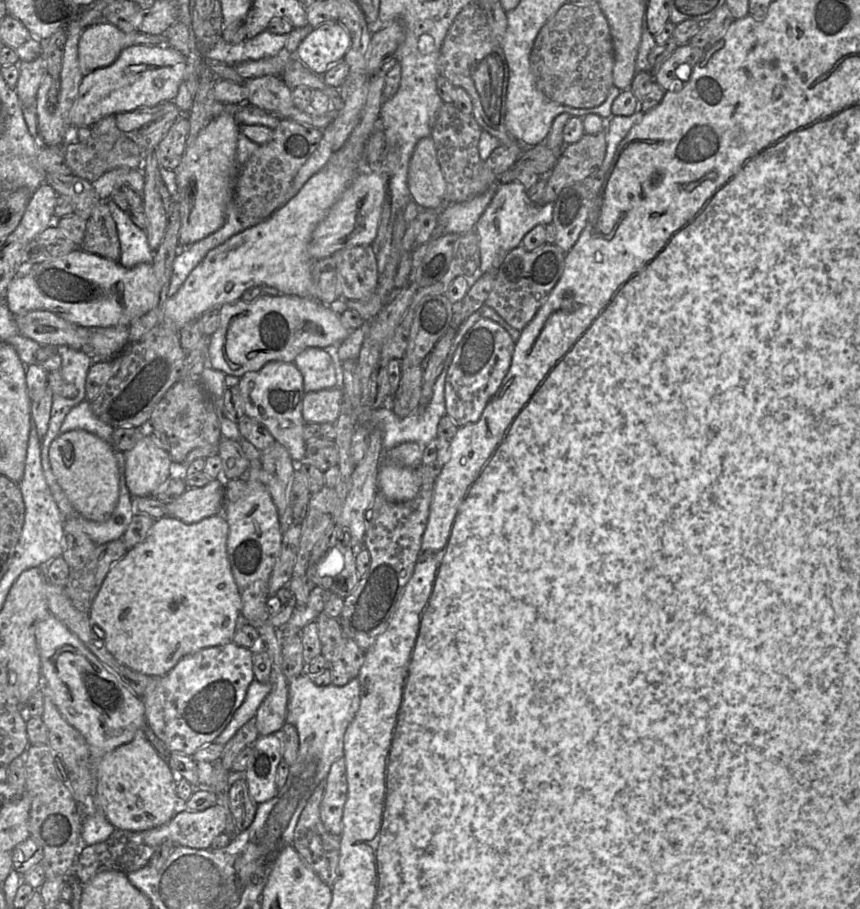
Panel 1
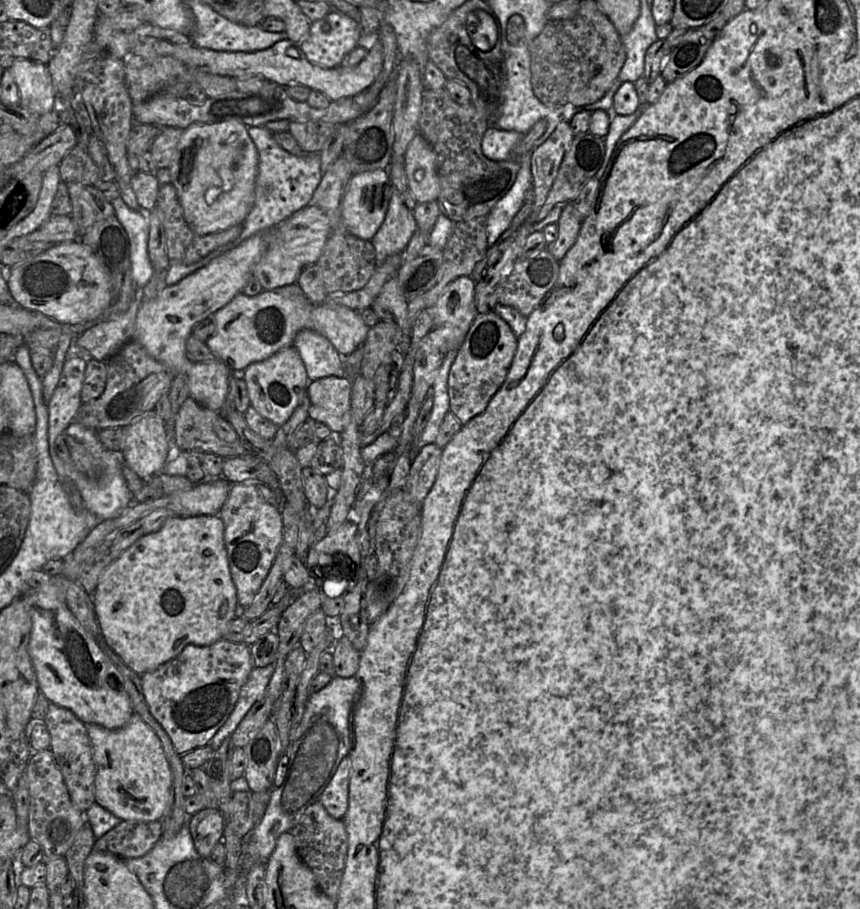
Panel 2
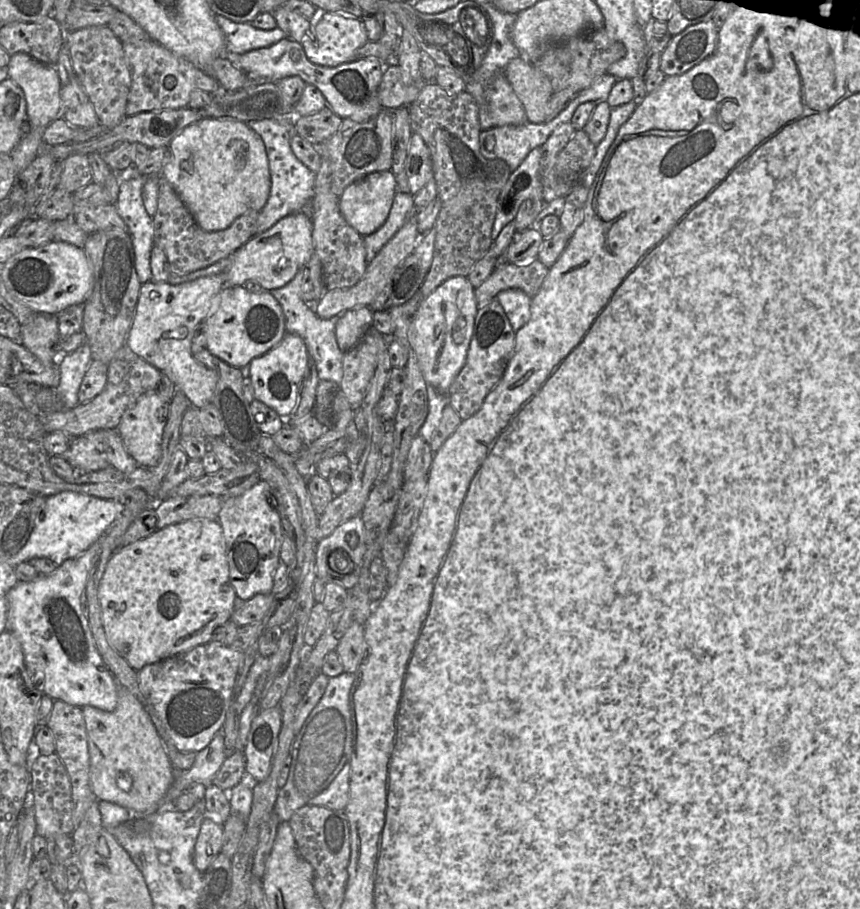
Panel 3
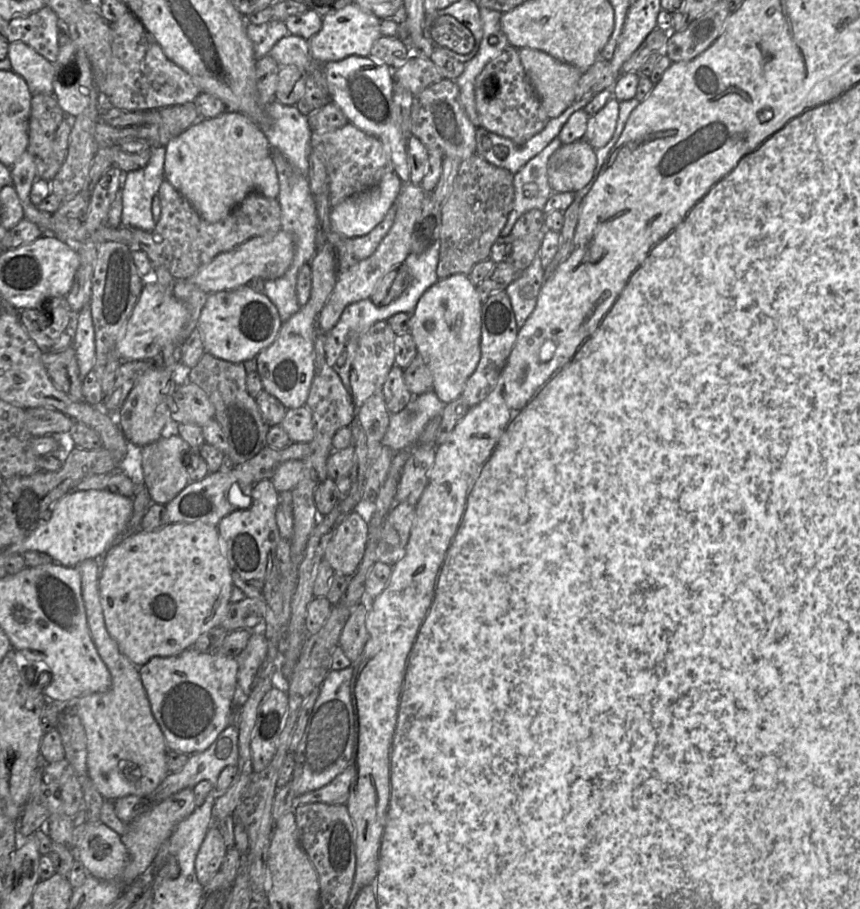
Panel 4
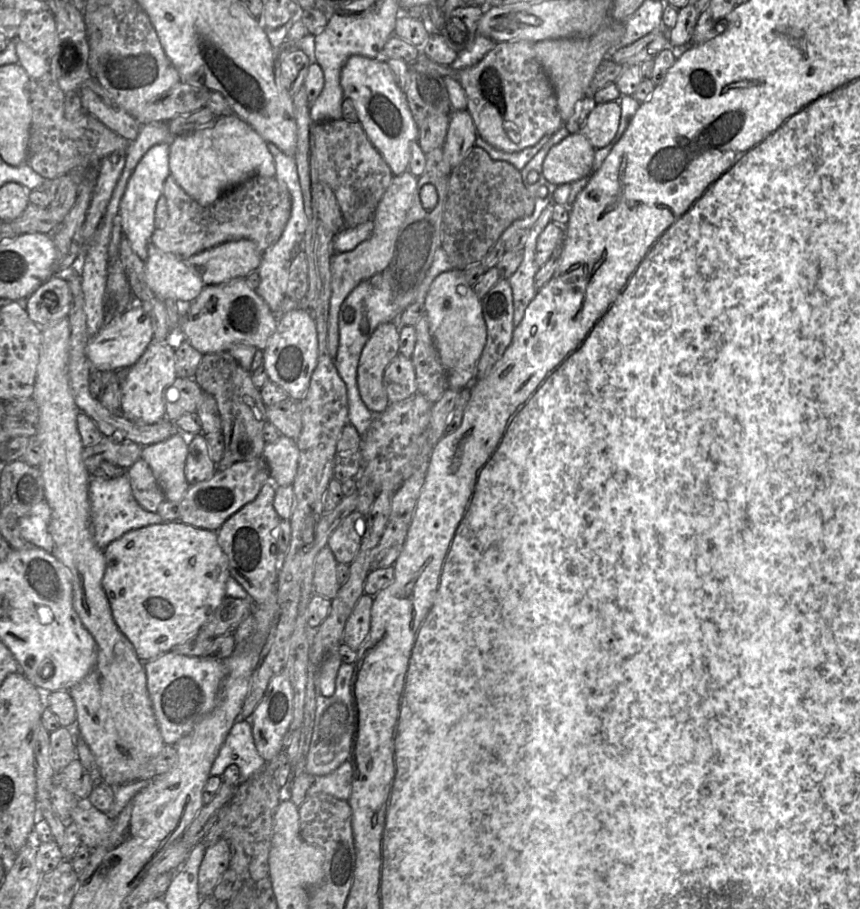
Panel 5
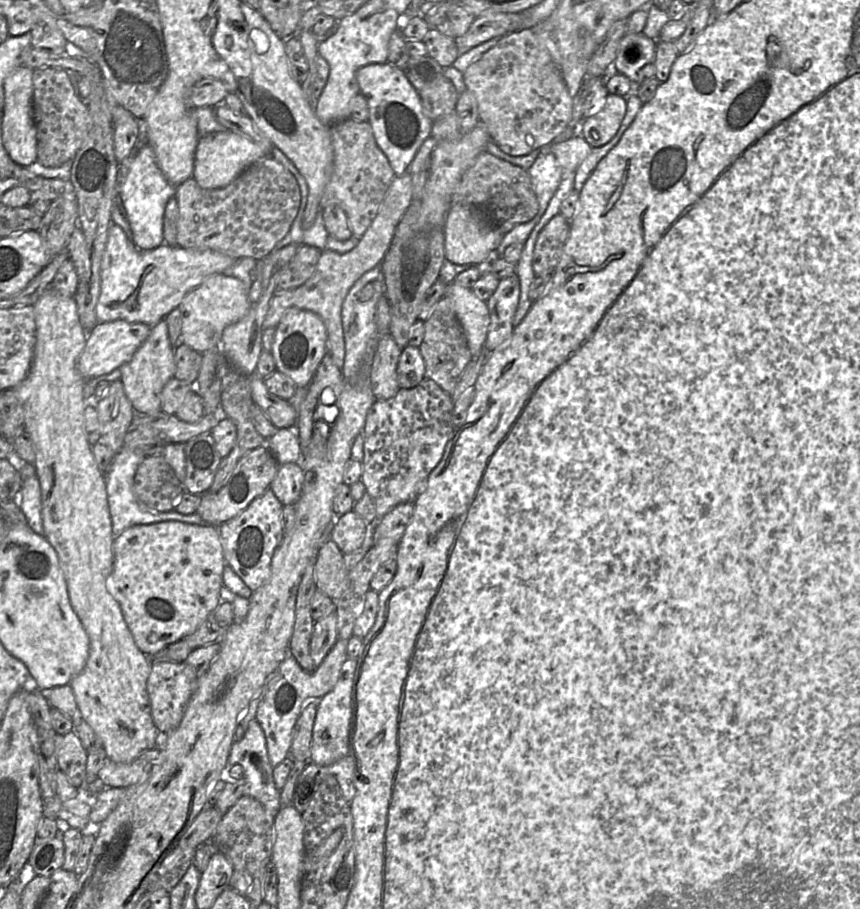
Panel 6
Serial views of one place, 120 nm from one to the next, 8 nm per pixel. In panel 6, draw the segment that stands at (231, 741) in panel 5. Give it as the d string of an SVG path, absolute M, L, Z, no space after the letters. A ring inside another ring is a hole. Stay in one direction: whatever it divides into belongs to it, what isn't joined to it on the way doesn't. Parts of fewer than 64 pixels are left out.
M255 718L250 721L243 738L239 741L234 741L231 746L227 764L220 775L224 782L232 781L228 779L228 772L234 764L240 764L243 767L244 794L258 800L269 813L275 816L282 807L280 790L275 785L273 767L269 761L264 731Z

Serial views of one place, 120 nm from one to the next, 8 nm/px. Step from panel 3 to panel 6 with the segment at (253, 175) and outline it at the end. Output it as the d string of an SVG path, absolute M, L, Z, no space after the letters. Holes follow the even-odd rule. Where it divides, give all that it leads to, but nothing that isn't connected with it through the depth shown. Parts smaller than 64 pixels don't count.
M232 131L215 132L201 136L195 151L193 178L204 189L217 189L229 185L245 169L270 152L258 144Z

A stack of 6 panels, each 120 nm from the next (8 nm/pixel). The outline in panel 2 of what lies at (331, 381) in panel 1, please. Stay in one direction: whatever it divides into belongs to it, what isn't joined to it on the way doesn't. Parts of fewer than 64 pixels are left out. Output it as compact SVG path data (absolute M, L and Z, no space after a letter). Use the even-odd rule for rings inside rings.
M310 329L300 330L293 341L307 372L309 382L329 377L346 377L343 357L324 336Z

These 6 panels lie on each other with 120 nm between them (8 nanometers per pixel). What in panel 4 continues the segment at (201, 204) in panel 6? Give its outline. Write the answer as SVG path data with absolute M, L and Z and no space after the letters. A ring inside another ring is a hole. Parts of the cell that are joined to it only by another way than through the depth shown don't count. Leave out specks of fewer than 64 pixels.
M164 179L158 190L161 202L161 215L155 228L143 231L132 228L135 243L143 250L154 266L165 267L176 280L186 280L205 267L218 254L231 250L235 246L256 236L275 234L281 229L281 207L277 198L268 198L263 194L253 191L224 218L210 223L204 220L191 203L183 197L168 180Z

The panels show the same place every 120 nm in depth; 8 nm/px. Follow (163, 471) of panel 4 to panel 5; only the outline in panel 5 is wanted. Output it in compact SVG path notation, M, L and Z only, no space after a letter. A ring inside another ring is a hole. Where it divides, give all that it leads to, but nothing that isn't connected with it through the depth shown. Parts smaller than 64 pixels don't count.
M181 432L142 448L141 459L152 469L166 500L180 502L190 486L185 476L187 453L188 437Z

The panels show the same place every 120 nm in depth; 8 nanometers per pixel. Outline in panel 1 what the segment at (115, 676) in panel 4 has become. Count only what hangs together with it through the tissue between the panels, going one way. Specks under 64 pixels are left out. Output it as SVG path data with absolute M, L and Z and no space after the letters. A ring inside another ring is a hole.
M139 729L129 743L108 752L95 764L95 797L115 829L140 832L168 823L182 804L166 759Z

